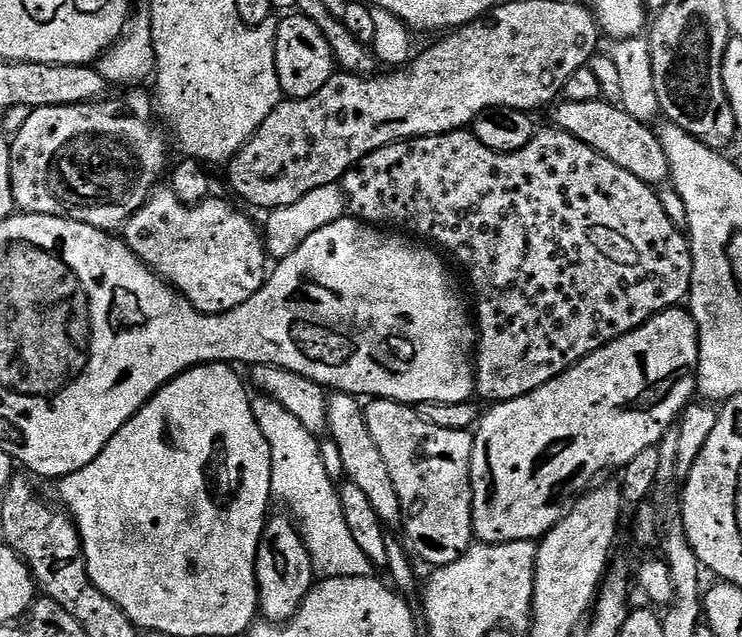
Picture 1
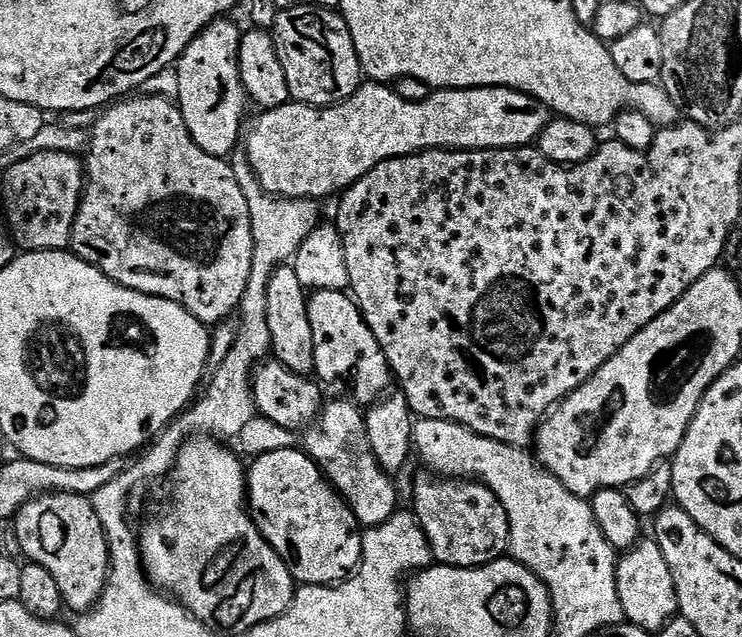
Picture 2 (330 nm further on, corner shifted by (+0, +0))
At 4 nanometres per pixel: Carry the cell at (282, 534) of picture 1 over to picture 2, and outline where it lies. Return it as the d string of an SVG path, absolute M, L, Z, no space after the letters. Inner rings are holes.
M299 447L274 450L274 454L255 457L246 472L246 500L257 528L267 538L268 545L288 563L290 574L297 585L338 584L341 580L347 580L360 565L362 529L356 522L356 515L329 484L320 467Z

